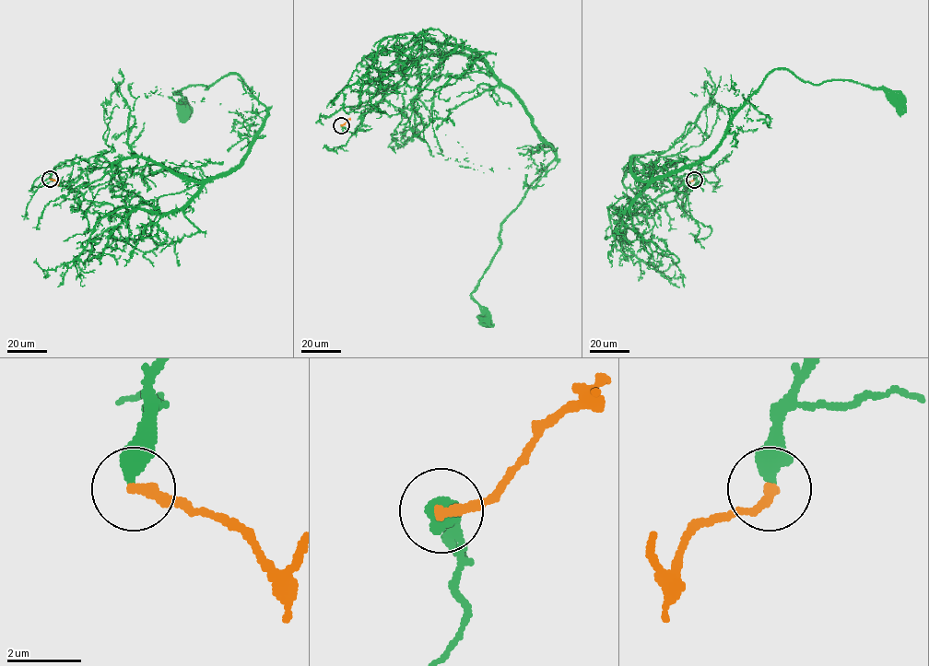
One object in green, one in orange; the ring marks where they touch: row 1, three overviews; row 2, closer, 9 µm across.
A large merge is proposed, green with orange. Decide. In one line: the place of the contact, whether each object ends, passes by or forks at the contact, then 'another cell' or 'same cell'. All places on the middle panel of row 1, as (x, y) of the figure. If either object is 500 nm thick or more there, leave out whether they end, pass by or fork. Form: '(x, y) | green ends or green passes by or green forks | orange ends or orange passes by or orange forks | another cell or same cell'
(341, 125) | green ends | orange ends | same cell

